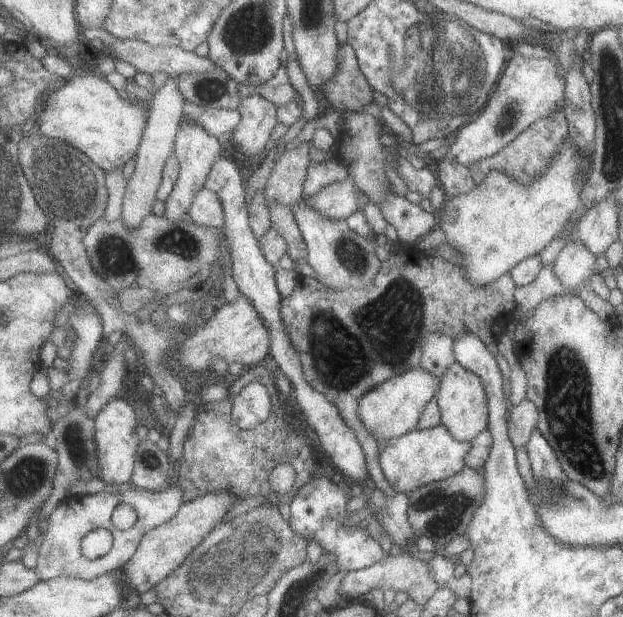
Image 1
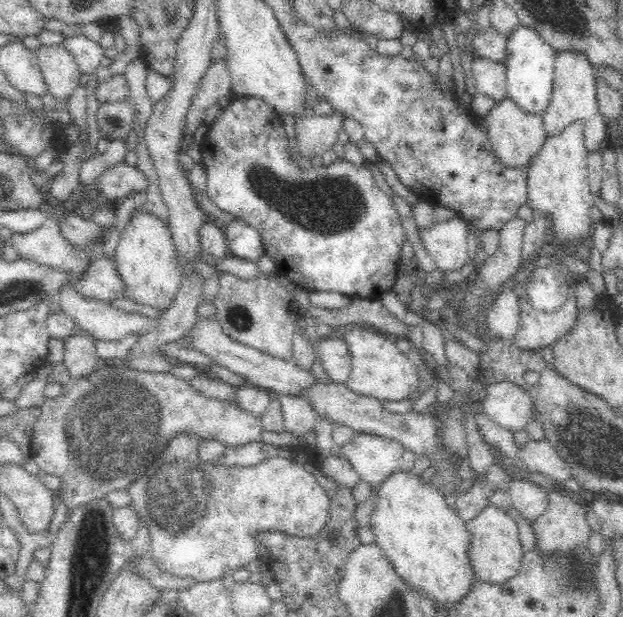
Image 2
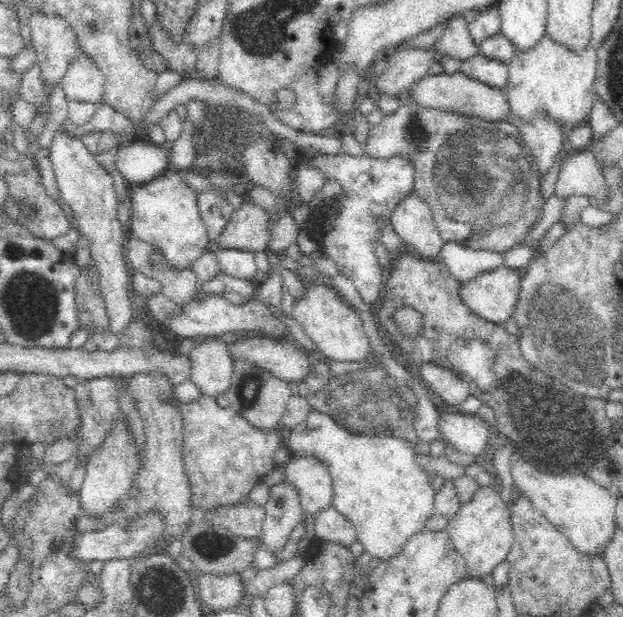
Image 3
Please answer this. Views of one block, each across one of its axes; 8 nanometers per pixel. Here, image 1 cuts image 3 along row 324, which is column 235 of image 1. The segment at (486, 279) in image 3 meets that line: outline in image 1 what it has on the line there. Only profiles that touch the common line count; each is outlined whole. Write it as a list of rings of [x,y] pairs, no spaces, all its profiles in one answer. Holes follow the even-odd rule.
[[[214,490],[208,492],[197,500],[186,502],[185,506],[174,516],[174,519],[168,520],[162,526],[154,529],[142,540],[142,544],[133,560],[126,564],[121,575],[128,585],[129,592],[136,592],[140,596],[148,593],[150,590],[158,587],[170,574],[180,568],[180,554],[186,558],[194,548],[198,548],[210,534],[226,519],[226,514],[232,506],[234,507],[241,499],[232,494],[230,490]],[[178,538],[182,548],[188,552],[178,552]]]

